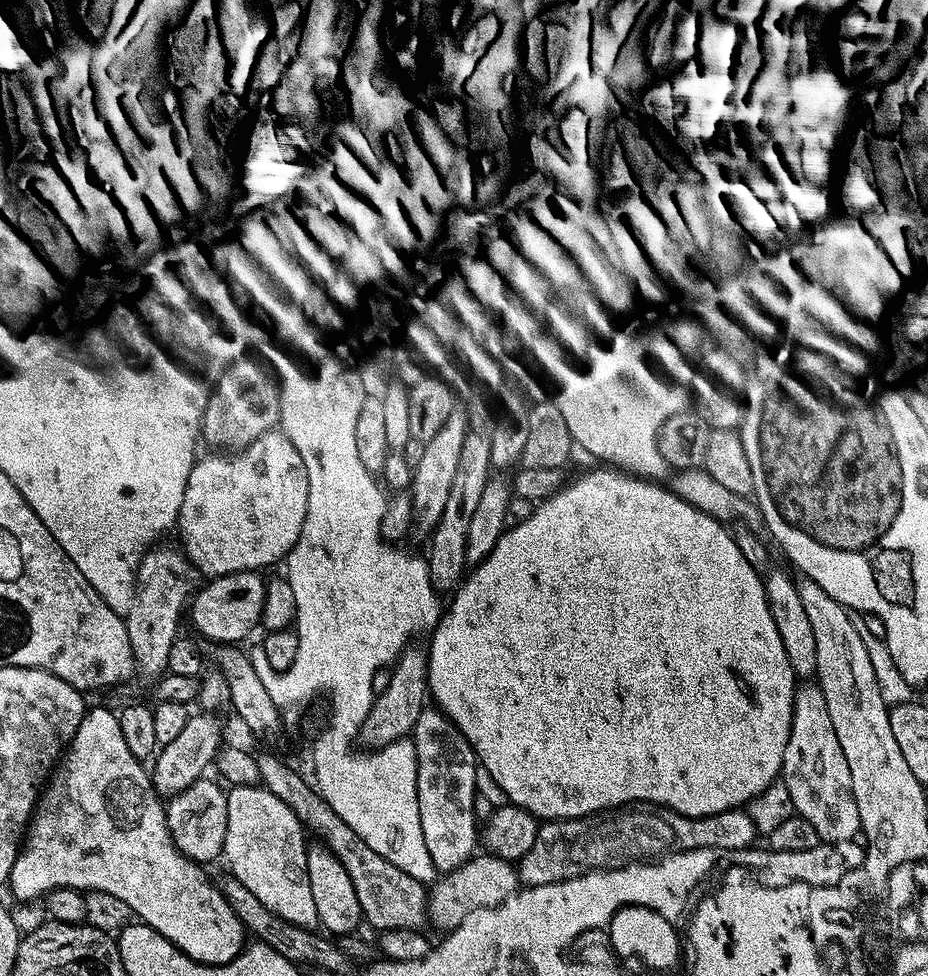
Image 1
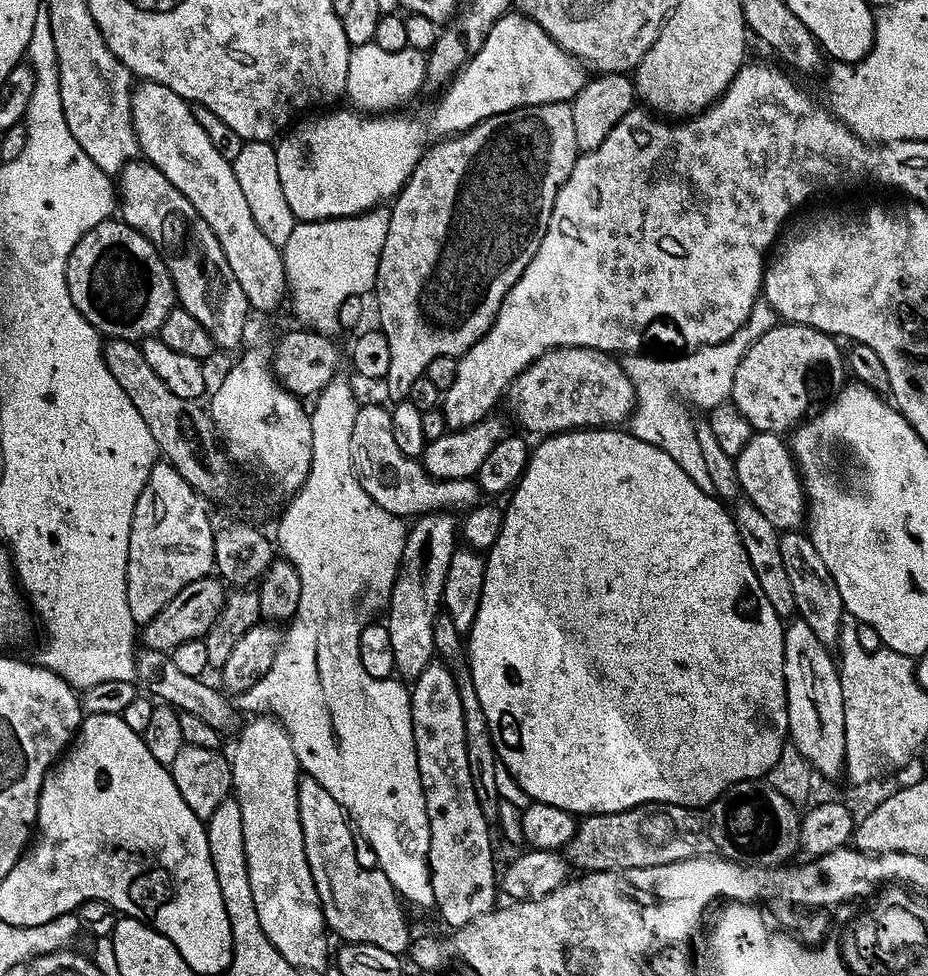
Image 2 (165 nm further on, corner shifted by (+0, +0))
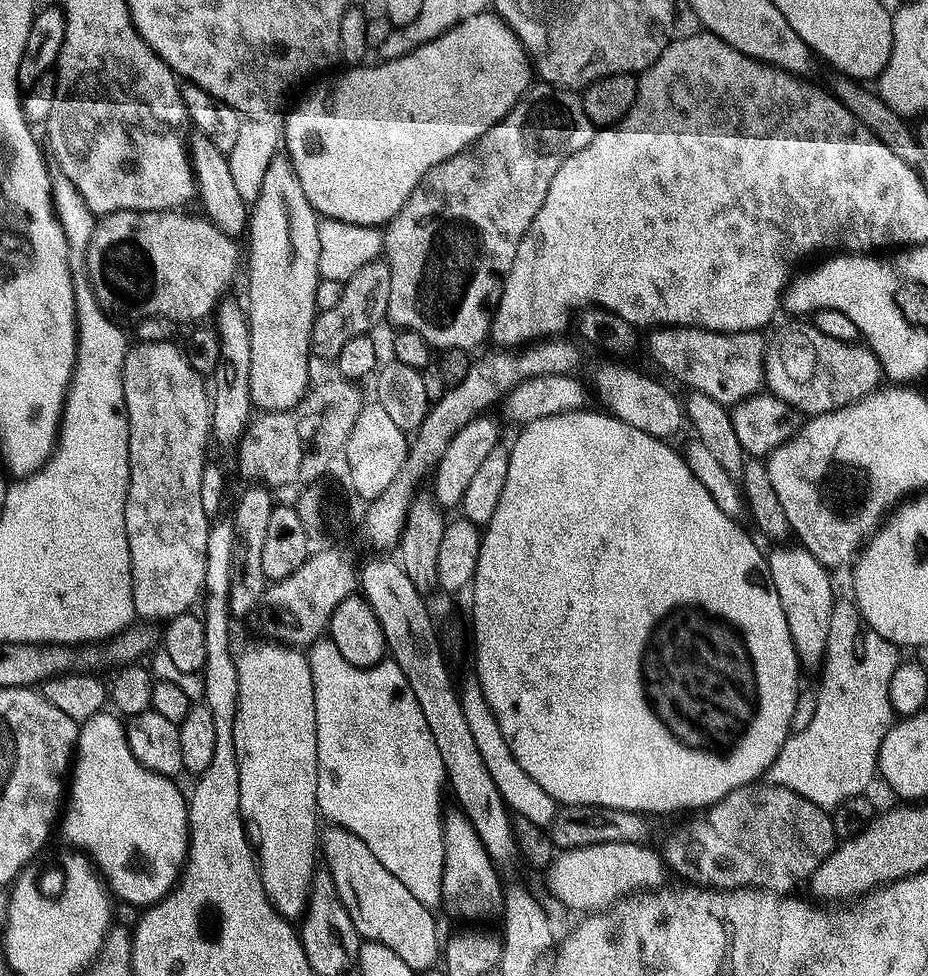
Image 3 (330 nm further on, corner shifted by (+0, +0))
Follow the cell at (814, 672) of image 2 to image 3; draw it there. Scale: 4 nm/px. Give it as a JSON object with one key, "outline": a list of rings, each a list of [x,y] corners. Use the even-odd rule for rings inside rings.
{"outline":[[[802,546],[796,548],[776,548],[766,556],[766,576],[772,588],[778,594],[778,602],[782,602],[782,614],[786,616],[786,626],[790,630],[790,638],[793,642],[793,650],[796,659],[805,669],[821,667],[824,651],[826,650],[826,638],[830,630],[830,610],[834,603],[832,596],[832,580],[829,569],[820,565]]]}

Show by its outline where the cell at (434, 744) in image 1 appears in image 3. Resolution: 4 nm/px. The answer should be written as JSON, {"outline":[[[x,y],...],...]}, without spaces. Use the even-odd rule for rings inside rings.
{"outline":[[[459,810],[445,811],[444,861],[442,862],[442,890],[440,904],[456,920],[492,920],[504,911],[505,889],[500,888],[497,865],[492,863],[488,851],[482,846],[482,838],[470,826],[470,822]]]}

